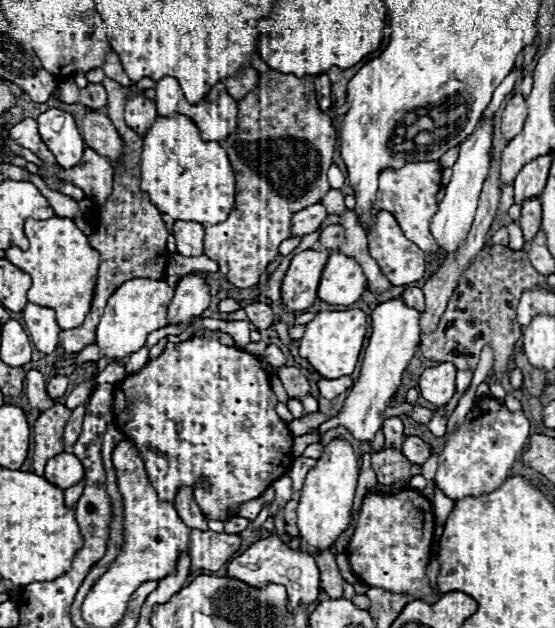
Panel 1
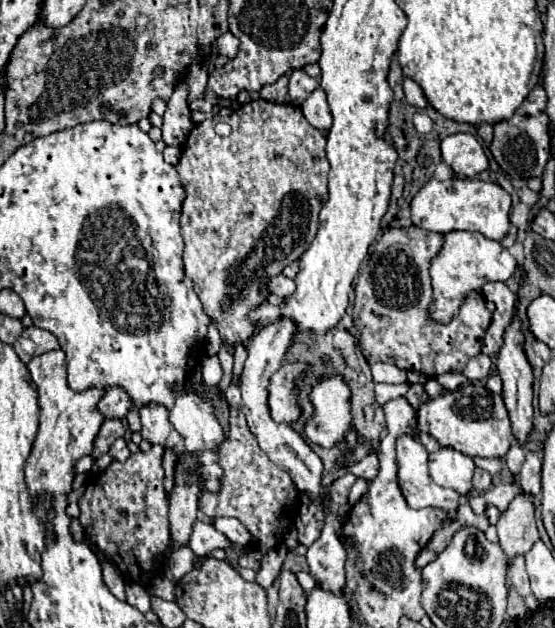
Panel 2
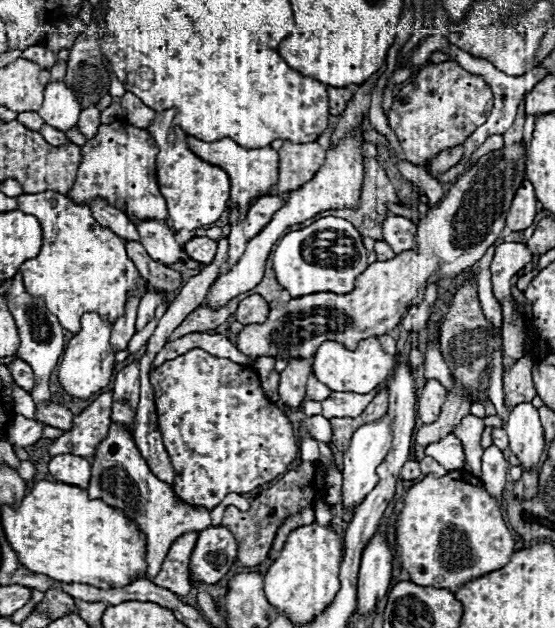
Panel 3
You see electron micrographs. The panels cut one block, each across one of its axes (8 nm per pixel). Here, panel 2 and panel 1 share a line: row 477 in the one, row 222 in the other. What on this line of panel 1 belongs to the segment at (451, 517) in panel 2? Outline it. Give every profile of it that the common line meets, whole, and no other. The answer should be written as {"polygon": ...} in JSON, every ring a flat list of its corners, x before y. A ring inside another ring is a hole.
{"polygon":[[408,162,402,168,384,168,380,172,380,186,376,194,376,210,388,210,398,220,404,236,418,244,424,252,436,254,438,244,430,234,430,220,438,210,436,194,440,190,440,178,442,178,442,166,432,162]]}

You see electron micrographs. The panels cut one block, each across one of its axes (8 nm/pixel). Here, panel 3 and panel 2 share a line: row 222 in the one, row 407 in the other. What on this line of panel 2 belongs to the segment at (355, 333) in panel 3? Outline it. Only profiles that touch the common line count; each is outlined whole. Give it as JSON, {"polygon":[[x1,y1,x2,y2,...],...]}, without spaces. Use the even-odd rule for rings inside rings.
{"polygon":[[484,382,462,384,454,392,444,392,418,406,418,428,438,440,440,446,454,448,466,456,502,458,510,448,510,420,502,396,486,390]]}

